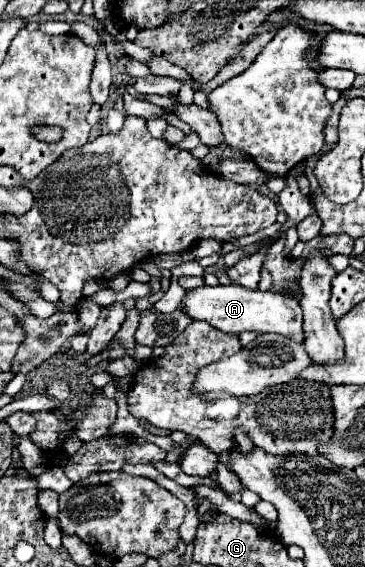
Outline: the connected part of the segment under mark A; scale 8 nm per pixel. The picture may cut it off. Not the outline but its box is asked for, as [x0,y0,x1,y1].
[181,285,303,343]

